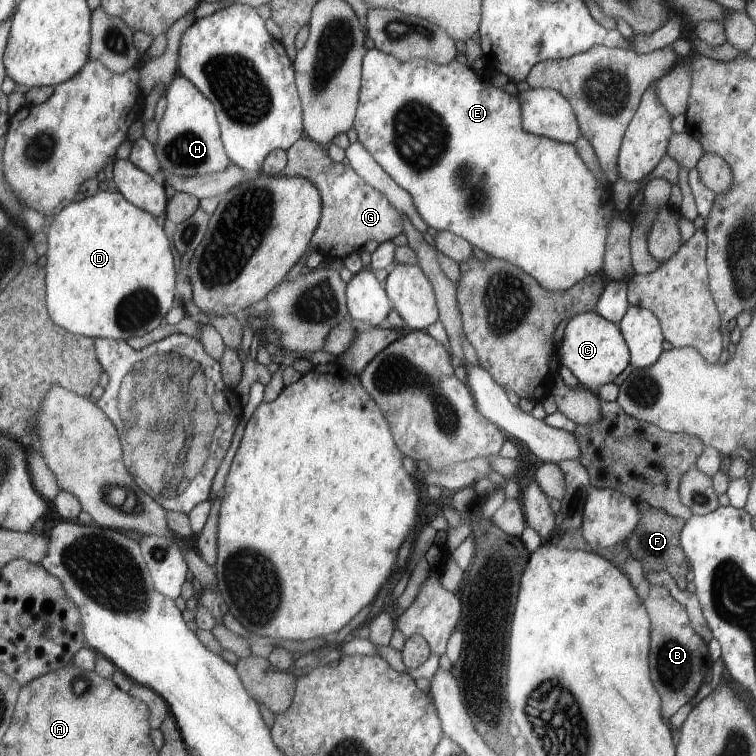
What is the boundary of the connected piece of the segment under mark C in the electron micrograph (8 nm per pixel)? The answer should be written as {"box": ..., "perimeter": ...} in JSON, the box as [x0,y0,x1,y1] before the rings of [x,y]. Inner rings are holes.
{"box":[559,311,631,392],"perimeter":[[[595,311],[580,314],[568,322],[559,354],[562,364],[573,372],[581,386],[596,392],[604,384],[614,383],[614,378],[631,364],[629,346],[626,346],[627,343],[620,329],[615,322]]]}

